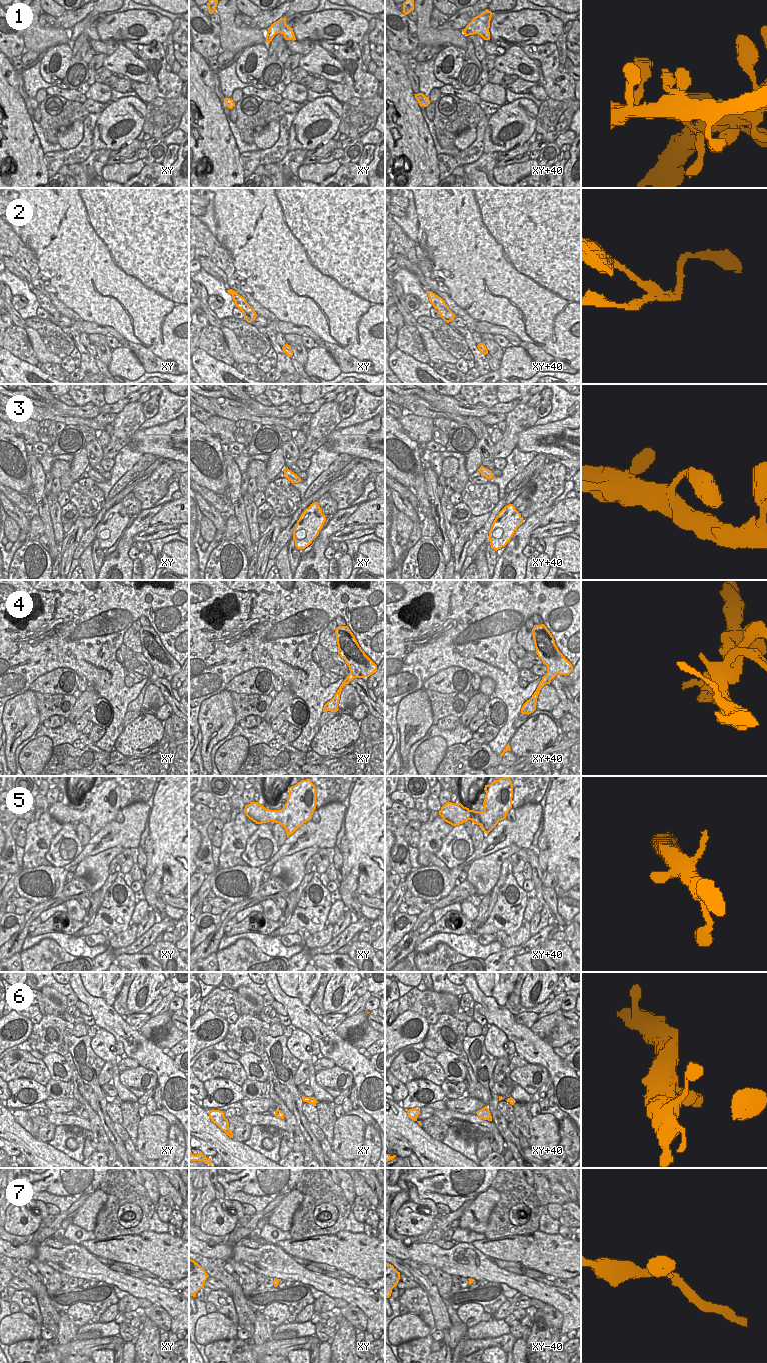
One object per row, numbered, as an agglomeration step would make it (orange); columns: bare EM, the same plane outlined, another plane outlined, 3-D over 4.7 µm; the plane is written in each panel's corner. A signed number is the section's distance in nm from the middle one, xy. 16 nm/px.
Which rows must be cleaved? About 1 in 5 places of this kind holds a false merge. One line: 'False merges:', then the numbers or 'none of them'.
False merges: 2

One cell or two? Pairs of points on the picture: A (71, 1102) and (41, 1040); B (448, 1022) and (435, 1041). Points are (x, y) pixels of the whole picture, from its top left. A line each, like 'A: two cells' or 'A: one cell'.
A: two cells
B: one cell

